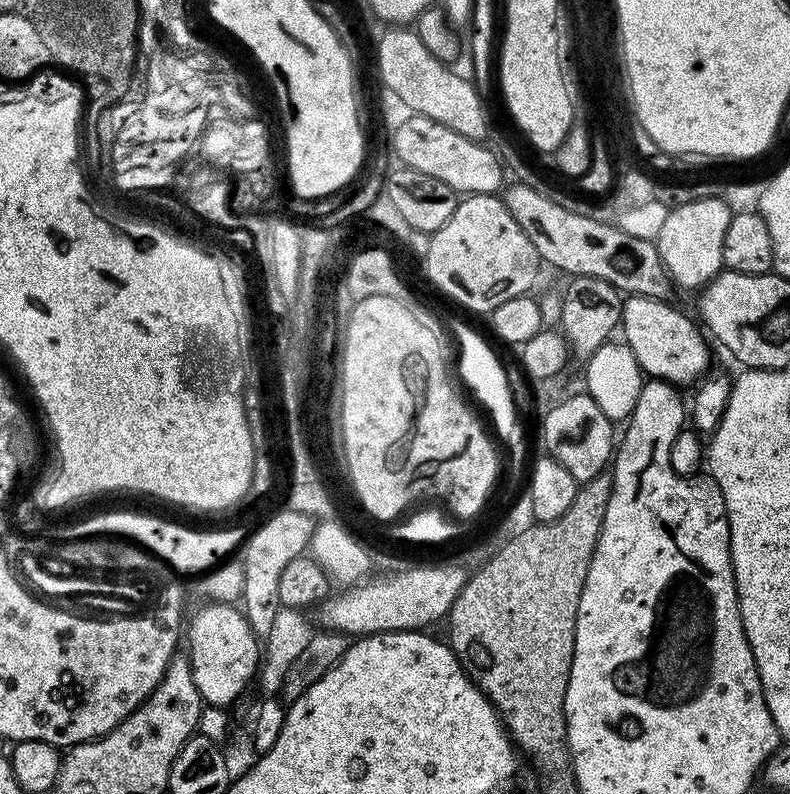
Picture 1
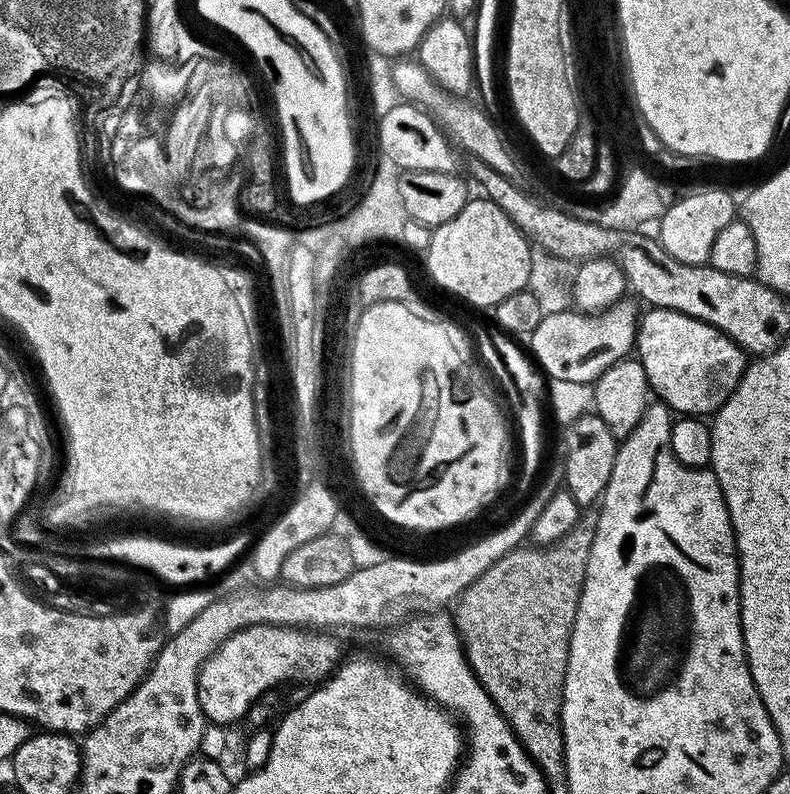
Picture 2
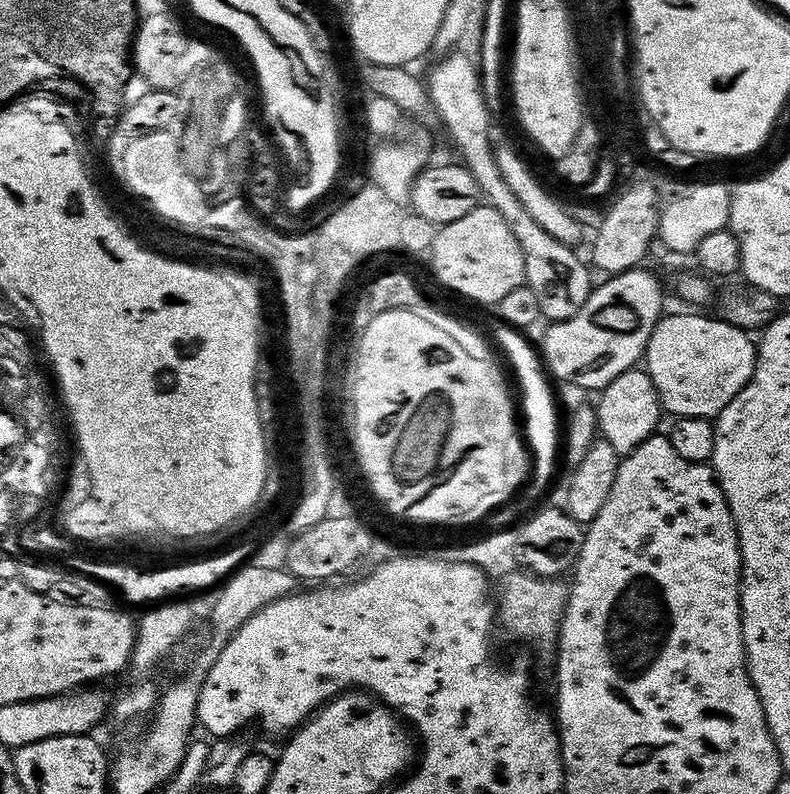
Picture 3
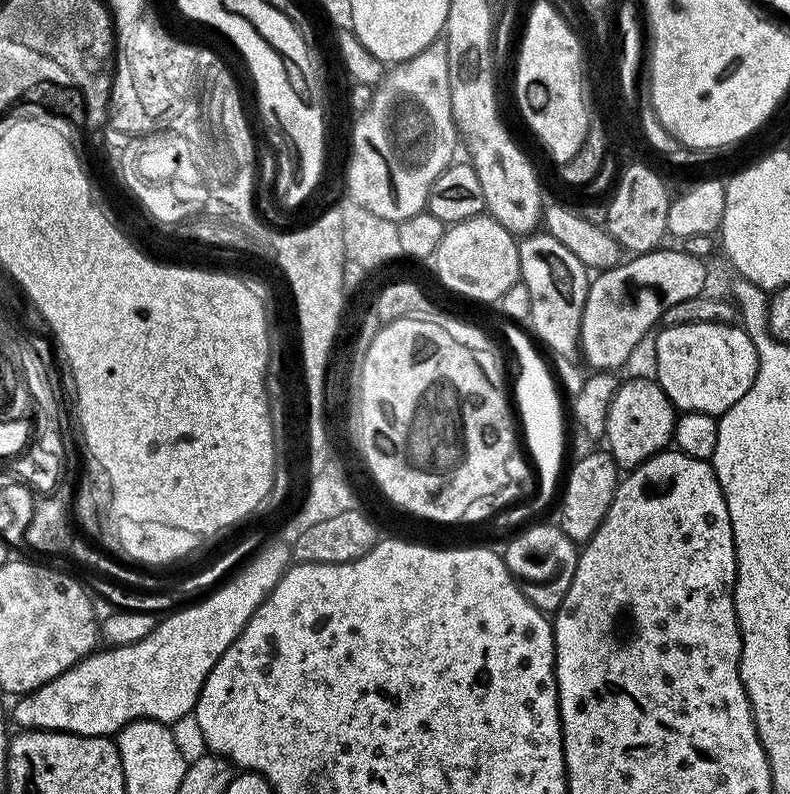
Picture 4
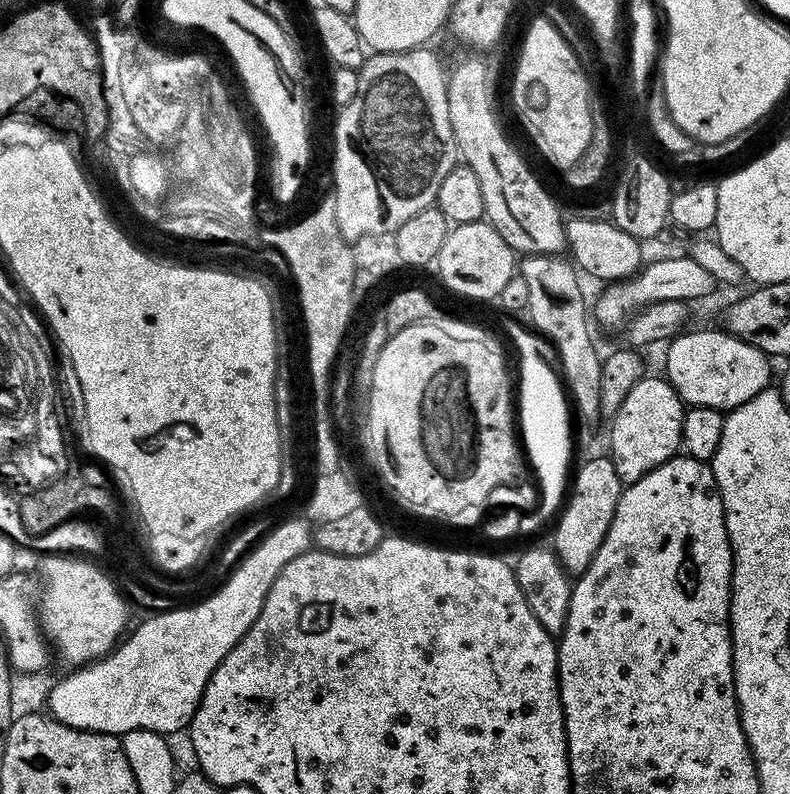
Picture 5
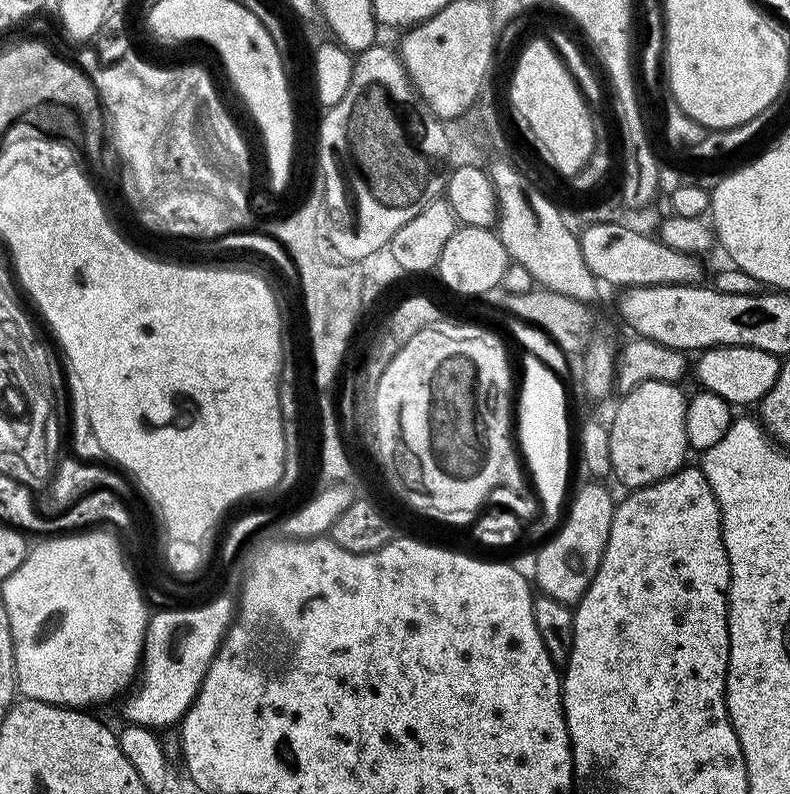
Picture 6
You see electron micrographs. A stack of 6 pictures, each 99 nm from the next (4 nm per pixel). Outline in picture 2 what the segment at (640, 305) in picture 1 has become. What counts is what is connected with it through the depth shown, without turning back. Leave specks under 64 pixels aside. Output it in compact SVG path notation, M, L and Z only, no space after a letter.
M665 308L647 309L648 313L639 317L636 326L635 355L646 370L649 389L656 392L661 401L672 409L673 413L697 418L708 418L719 412L721 406L734 394L738 382L744 376L744 370L750 360L743 348L739 348L726 334L698 318L690 318L681 312Z

